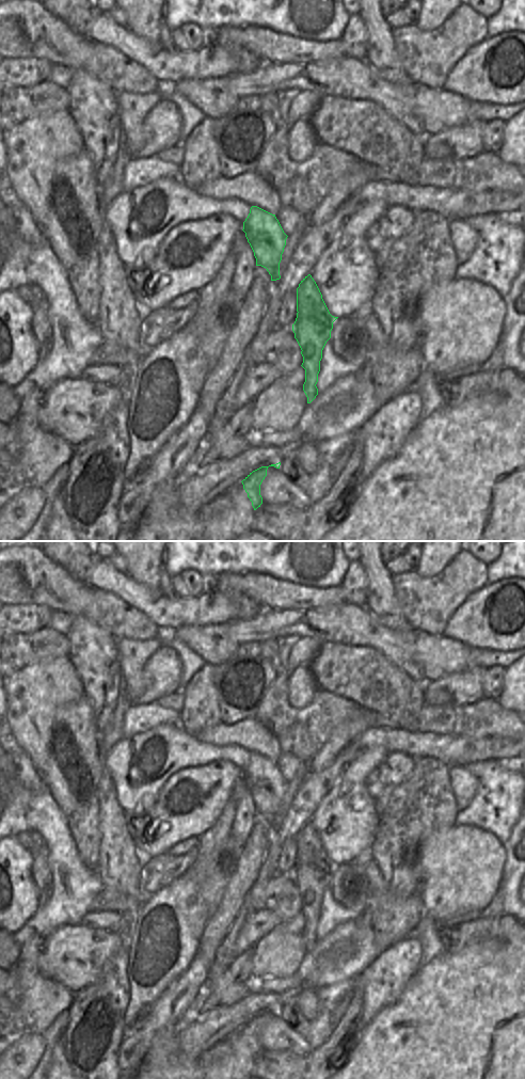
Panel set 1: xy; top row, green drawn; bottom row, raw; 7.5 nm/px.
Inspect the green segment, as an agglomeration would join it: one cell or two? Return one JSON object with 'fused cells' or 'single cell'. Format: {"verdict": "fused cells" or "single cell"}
{"verdict": "fused cells"}

